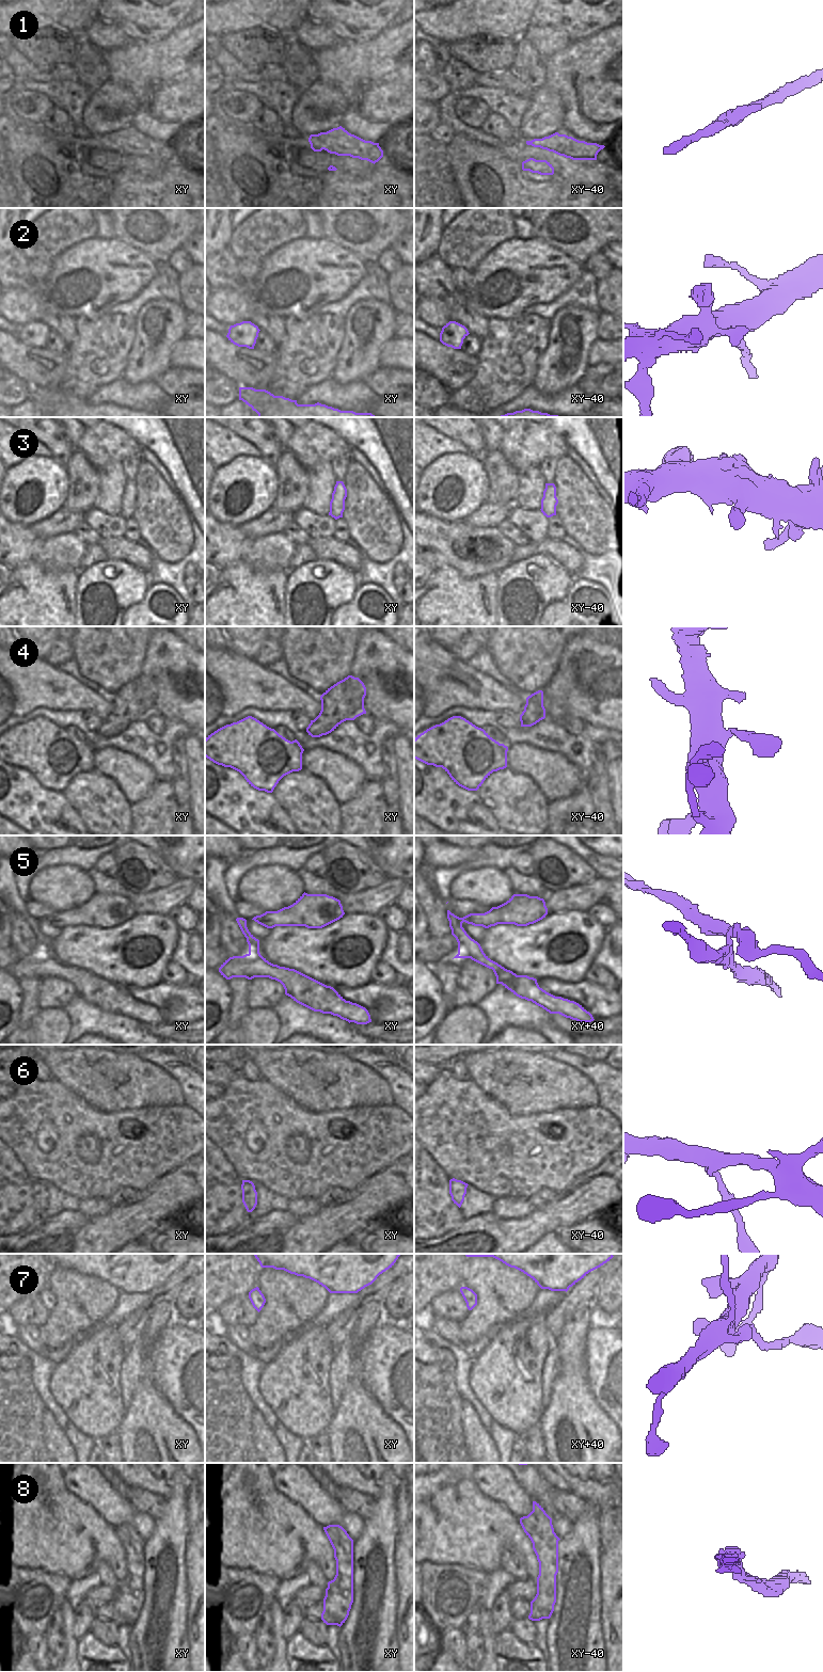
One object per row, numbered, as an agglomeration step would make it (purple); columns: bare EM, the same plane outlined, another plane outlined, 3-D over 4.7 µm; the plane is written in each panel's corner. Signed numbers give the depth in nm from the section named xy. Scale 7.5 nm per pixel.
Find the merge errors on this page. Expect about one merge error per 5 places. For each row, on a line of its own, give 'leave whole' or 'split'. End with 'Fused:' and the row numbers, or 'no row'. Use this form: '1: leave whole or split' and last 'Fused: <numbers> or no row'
1: leave whole
2: leave whole
3: leave whole
4: leave whole
5: split
6: leave whole
7: leave whole
8: leave whole
Fused: 5

